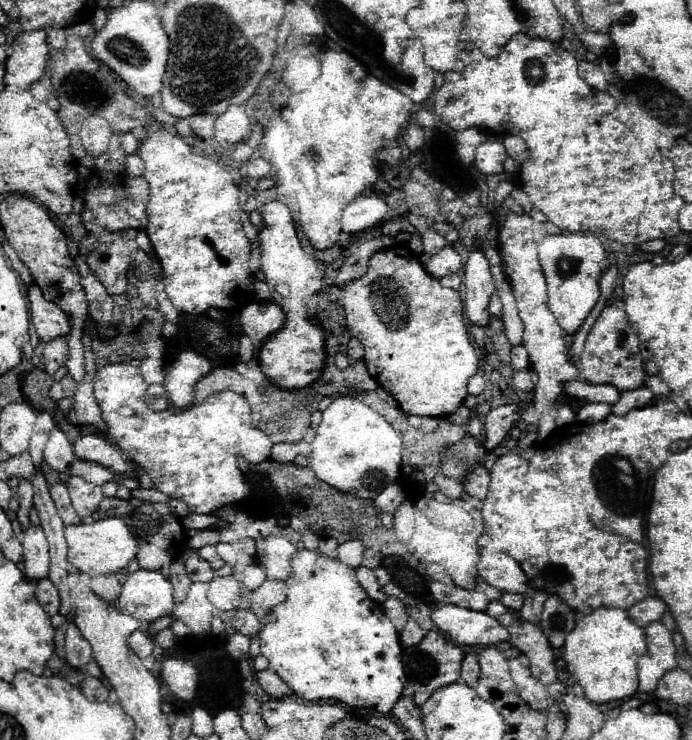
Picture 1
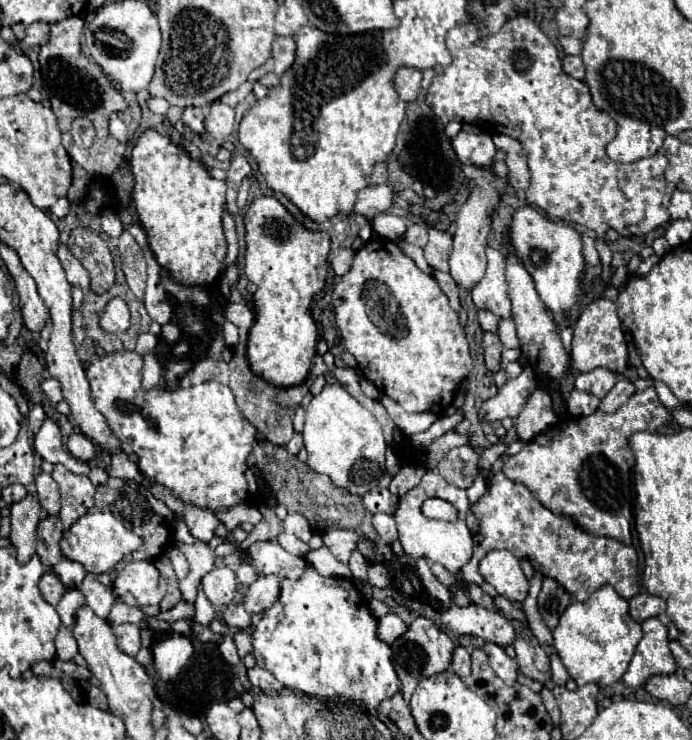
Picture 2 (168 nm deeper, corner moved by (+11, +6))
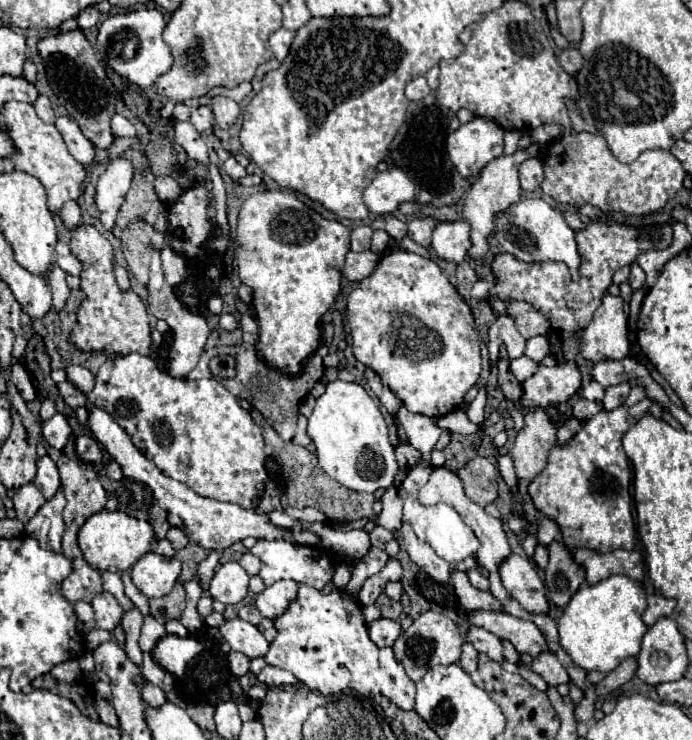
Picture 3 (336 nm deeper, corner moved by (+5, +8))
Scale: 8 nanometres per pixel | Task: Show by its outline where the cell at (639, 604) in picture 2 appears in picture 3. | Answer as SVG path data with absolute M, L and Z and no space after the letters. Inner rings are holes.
M653 594L647 598L647 610L643 612L643 622L647 626L655 624L659 618L663 616L671 616L673 614L673 608L675 608L675 600L669 600L661 594Z

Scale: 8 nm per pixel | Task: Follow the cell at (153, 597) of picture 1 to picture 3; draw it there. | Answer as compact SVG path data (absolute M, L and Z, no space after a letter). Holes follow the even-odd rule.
M155 552L145 554L131 568L131 578L135 586L147 596L167 596L181 574L181 562L177 558L165 558Z

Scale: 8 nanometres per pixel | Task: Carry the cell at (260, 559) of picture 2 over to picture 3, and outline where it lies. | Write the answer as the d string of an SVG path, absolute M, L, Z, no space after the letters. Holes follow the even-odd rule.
M259 540L251 552L261 560L261 572L265 586L275 584L277 580L295 580L299 584L307 584L311 588L323 590L325 584L333 580L335 568L339 566L339 558L327 554L321 546L299 546L299 544L287 544L283 540Z

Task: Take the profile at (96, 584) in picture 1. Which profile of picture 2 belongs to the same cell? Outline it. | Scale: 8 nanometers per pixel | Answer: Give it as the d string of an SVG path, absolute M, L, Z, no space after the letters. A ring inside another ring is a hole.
M87 576L81 586L79 586L79 592L85 596L85 602L93 608L93 612L101 618L107 618L109 616L109 610L111 606L115 604L115 598L111 594L111 588L103 586L97 578L91 578Z

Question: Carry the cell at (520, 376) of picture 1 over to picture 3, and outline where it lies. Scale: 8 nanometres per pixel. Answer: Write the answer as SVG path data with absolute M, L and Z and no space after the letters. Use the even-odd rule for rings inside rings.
M521 356L521 358L517 358L517 360L511 360L511 372L515 374L515 378L517 378L519 382L531 378L531 376L537 372L537 368L539 368L539 366L537 366L533 360L529 360L527 356Z

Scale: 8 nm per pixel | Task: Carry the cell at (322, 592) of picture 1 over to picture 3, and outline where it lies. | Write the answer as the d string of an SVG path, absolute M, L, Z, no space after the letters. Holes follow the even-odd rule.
M305 584L299 586L297 598L287 612L275 620L279 630L265 656L267 664L287 668L311 690L323 696L333 696L343 690L353 690L363 696L383 694L401 710L413 710L415 682L405 674L395 660L391 648L379 648L367 636L367 624L361 614L361 604L341 590L321 594Z

